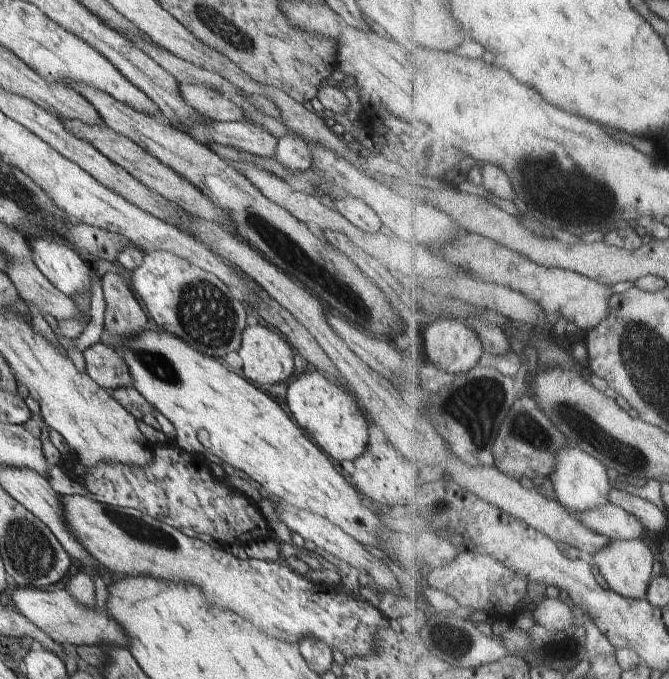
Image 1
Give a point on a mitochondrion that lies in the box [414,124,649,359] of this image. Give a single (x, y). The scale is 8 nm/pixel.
(595, 194)

